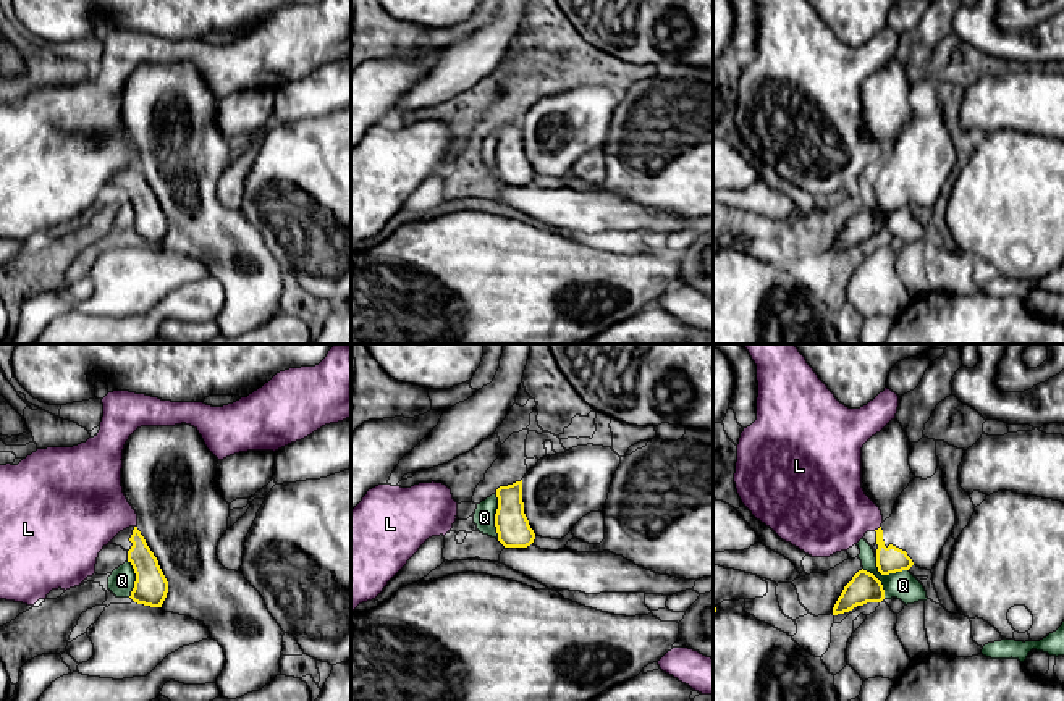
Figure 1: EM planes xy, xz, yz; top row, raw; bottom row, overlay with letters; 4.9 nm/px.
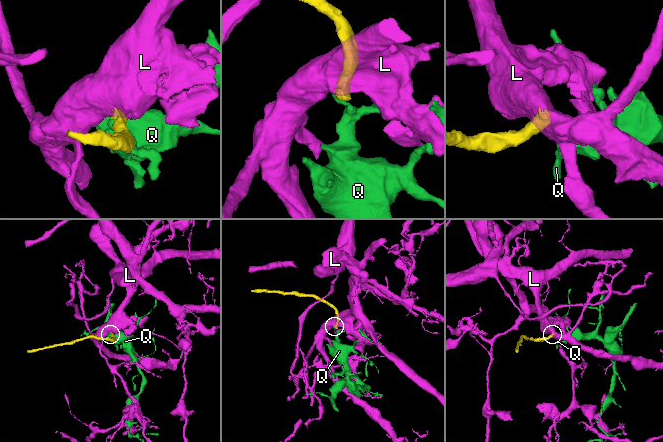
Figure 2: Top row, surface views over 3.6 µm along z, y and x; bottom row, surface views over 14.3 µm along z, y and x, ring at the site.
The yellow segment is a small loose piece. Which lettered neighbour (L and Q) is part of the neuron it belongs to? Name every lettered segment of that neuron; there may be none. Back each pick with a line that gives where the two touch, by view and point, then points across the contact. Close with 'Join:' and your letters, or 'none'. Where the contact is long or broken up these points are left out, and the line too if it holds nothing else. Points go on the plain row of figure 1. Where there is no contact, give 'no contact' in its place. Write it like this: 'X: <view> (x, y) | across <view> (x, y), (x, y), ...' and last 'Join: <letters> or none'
Join: none

